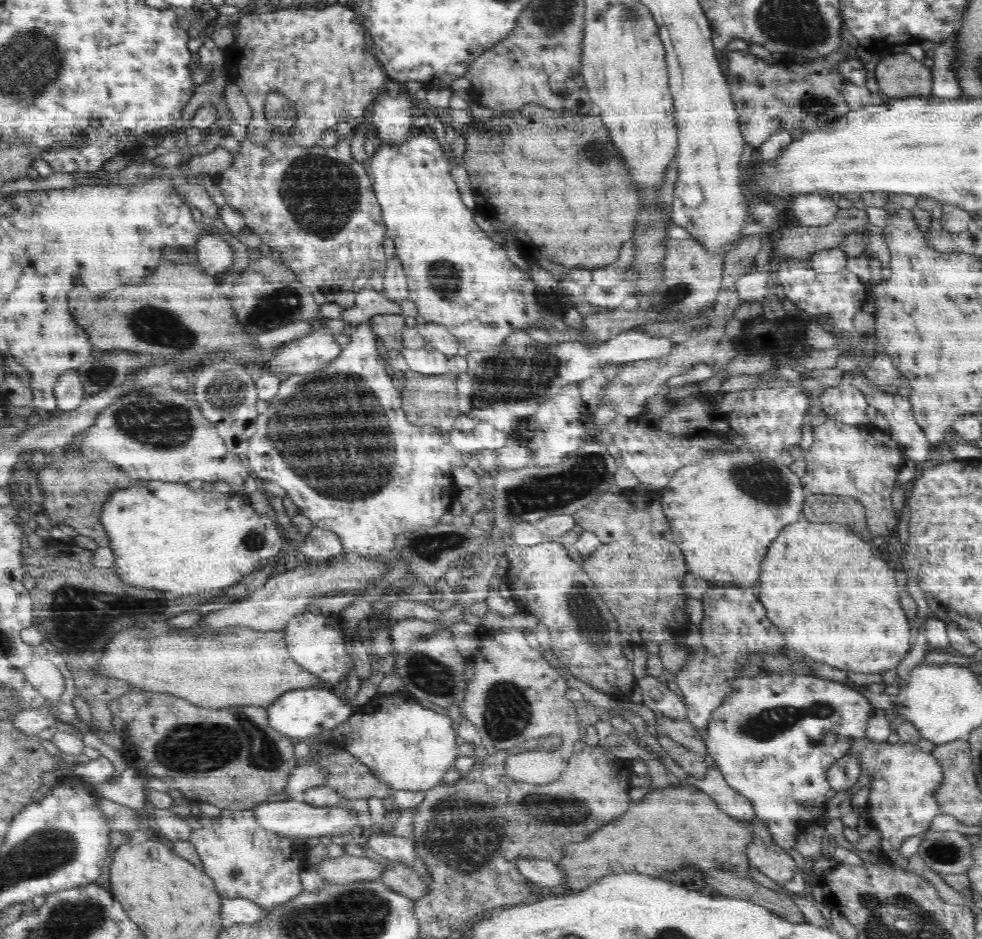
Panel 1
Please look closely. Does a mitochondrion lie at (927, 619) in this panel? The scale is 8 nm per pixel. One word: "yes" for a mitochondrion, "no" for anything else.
no

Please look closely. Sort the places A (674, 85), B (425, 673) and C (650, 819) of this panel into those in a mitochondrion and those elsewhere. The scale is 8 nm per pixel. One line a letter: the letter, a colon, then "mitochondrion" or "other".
A: other
B: mitochondrion
C: other

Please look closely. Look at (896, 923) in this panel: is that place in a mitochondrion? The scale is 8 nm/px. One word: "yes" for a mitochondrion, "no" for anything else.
yes

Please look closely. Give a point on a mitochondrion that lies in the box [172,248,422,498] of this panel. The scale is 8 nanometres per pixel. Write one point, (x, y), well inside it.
(283, 302)

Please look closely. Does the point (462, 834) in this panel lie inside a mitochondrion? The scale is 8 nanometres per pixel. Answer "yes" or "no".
yes

